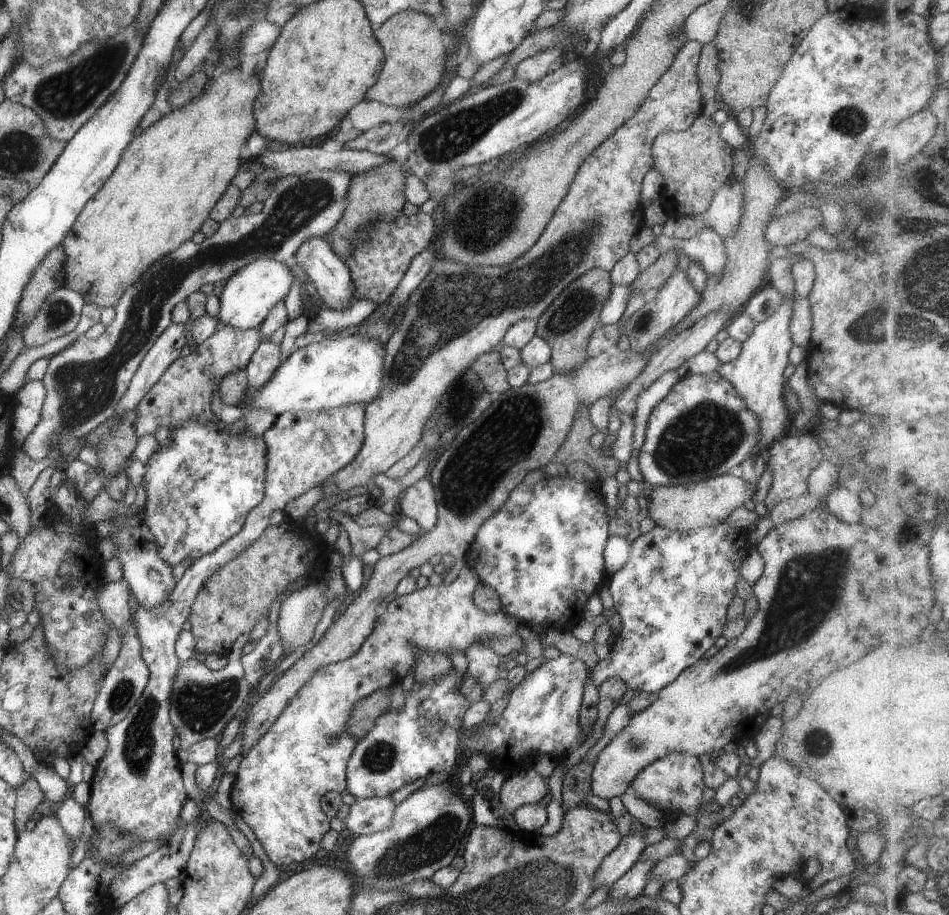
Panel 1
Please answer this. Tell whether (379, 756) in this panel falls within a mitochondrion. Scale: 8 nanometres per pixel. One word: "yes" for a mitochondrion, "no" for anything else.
yes

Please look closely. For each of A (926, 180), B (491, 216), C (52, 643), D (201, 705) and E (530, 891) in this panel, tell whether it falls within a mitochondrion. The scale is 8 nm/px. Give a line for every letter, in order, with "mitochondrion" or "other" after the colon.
A: other
B: mitochondrion
C: other
D: mitochondrion
E: mitochondrion

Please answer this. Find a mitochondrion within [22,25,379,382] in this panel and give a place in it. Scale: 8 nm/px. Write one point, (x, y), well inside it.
(65, 93)

